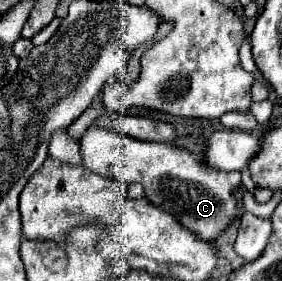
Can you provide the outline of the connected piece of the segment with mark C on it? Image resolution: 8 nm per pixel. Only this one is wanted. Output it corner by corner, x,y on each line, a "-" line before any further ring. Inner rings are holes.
87,128
79,140
79,146
87,170
107,178
141,184
149,202
153,202
157,208
165,208
165,212
173,214
183,228
189,228
203,242
217,240
235,216
237,188
241,186
239,172
219,172
197,162
185,148
165,142
135,140
113,128

